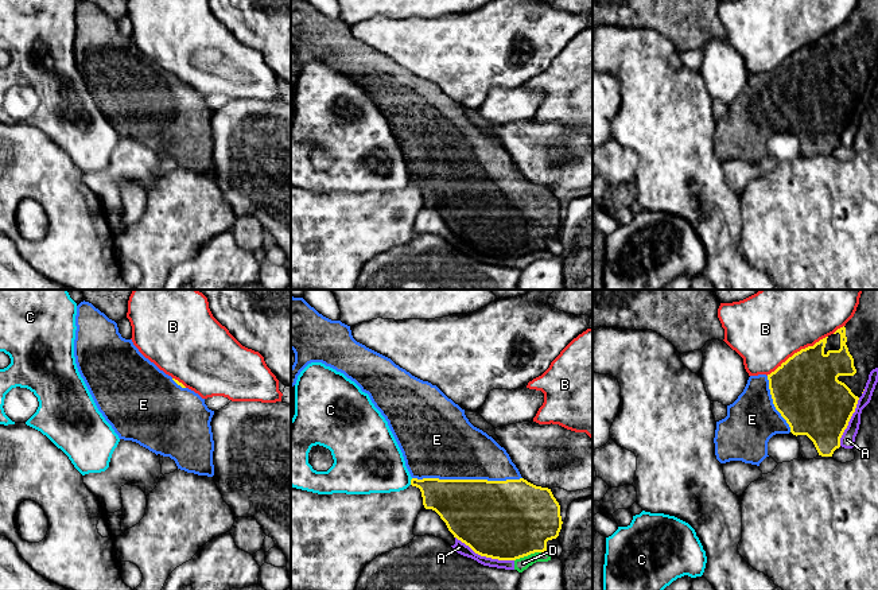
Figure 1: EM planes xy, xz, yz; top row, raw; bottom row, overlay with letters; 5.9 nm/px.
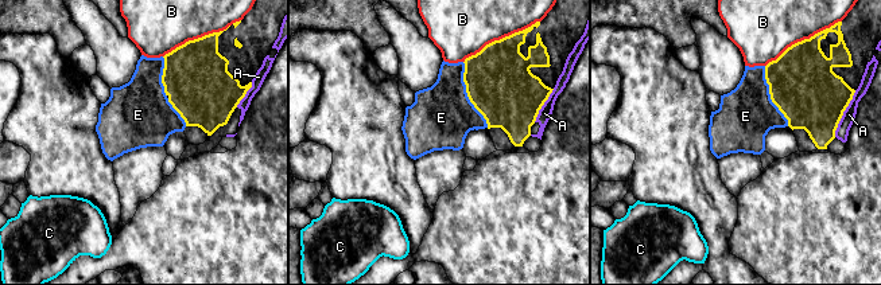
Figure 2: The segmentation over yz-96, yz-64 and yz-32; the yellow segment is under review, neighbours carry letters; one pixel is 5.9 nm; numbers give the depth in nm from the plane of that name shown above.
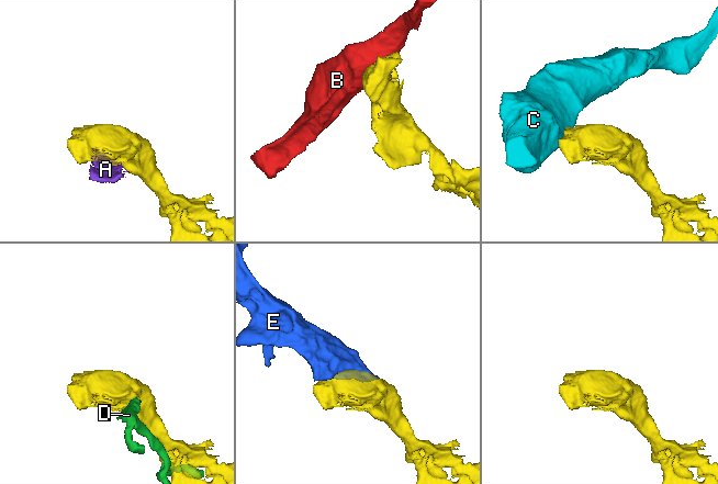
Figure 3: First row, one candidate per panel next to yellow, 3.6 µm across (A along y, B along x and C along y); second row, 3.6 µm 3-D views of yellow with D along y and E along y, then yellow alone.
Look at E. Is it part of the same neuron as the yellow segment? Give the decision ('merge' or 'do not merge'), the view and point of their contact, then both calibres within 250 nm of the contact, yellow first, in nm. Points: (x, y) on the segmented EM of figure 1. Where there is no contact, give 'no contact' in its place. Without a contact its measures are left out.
merge | xz (467, 480) | 420/400 nm

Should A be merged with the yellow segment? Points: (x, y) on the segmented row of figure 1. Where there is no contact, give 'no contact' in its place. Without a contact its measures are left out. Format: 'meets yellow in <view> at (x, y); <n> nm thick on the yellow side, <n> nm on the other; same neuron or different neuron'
meets yellow in xz at (485, 555); 480 nm thick on the yellow side, 70 nm on the other; different neuron

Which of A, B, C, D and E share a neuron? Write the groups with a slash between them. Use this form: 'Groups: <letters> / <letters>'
Groups: A D / B / C / E

